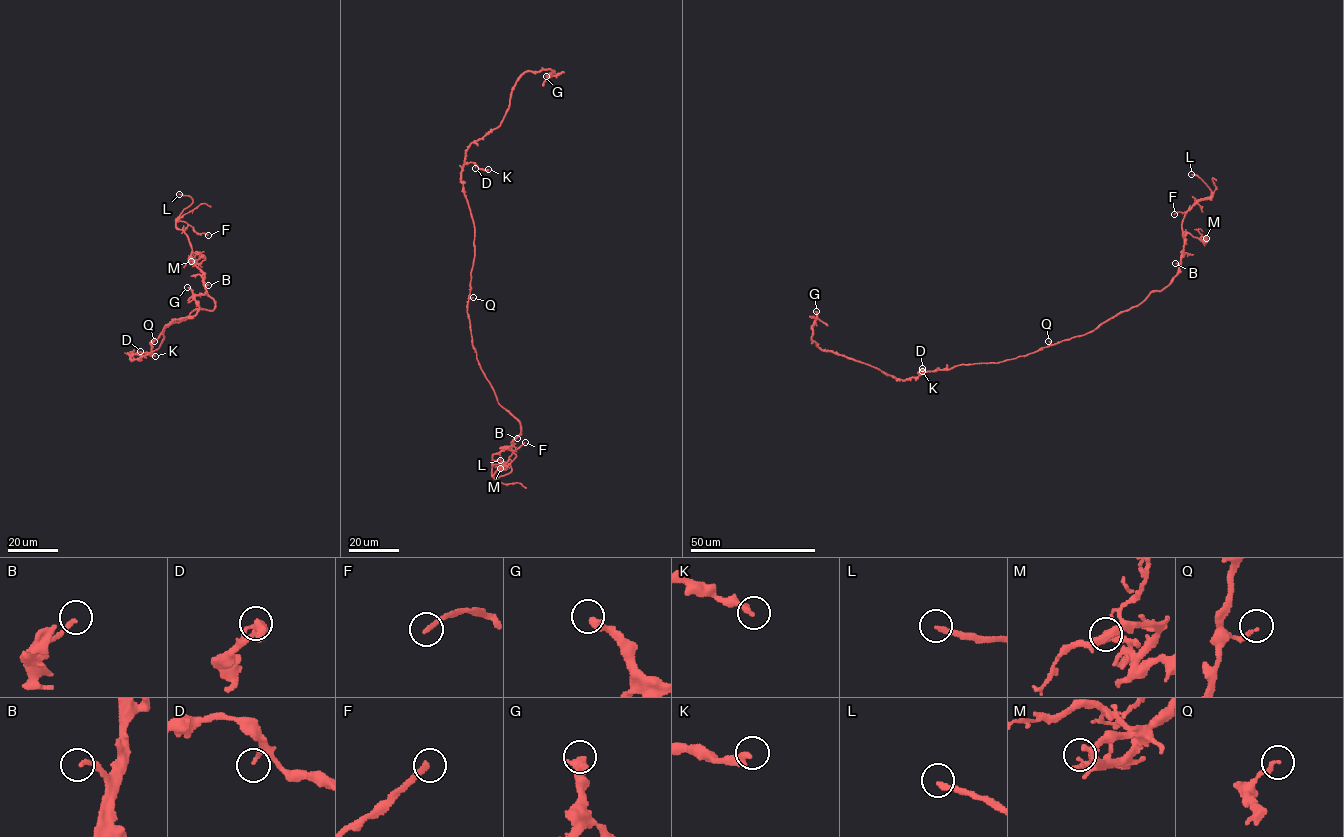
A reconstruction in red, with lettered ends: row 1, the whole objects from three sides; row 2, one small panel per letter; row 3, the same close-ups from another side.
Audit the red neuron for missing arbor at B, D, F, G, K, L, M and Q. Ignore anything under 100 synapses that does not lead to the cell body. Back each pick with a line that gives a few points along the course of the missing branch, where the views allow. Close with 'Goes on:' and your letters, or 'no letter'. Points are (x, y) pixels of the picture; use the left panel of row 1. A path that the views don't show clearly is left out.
L: course (179, 194), (150, 175), (126, 165)
Goes on: L

